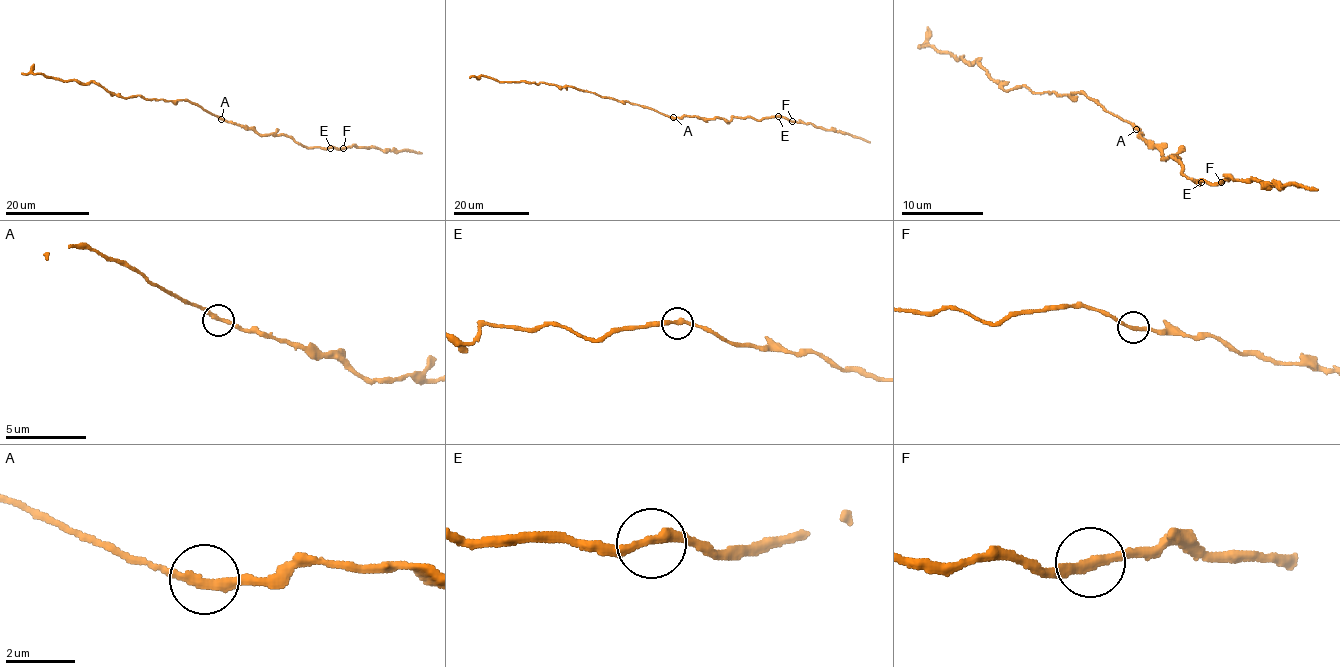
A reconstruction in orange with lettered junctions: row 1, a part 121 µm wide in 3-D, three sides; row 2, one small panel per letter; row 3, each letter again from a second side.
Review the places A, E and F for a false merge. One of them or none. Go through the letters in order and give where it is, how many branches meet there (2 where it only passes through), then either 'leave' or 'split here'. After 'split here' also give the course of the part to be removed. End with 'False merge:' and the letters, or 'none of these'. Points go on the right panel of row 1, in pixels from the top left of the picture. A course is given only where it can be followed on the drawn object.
A: (1136, 129) | 2 | leave
E: (1201, 182) | 2 | leave
F: (1221, 182) | 2 | leave
False merge: none of these

